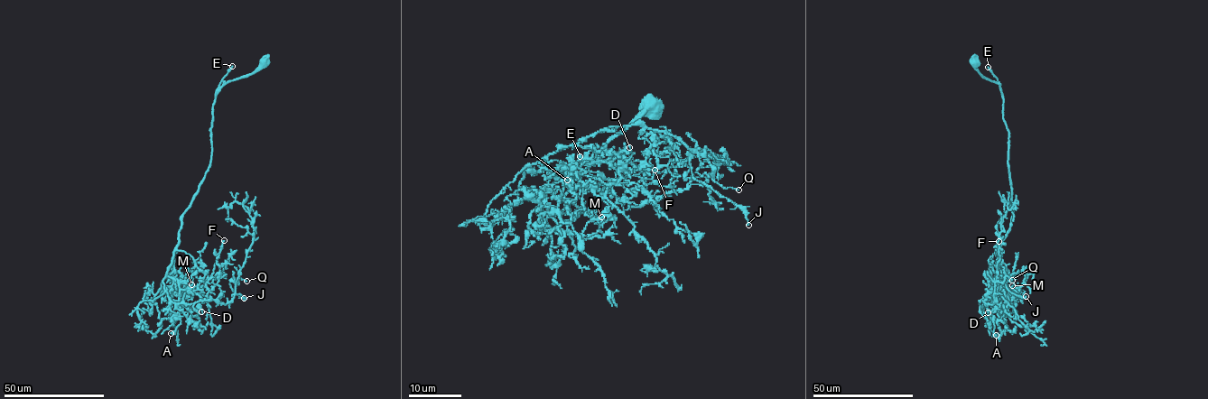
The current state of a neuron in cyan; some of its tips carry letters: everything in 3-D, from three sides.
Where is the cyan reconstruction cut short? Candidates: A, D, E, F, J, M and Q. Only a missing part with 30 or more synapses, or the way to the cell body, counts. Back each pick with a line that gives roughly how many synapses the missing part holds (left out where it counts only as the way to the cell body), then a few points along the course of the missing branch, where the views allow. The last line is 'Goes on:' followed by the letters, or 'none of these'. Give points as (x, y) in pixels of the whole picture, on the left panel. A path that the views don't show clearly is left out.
E: 45 synapses
Goes on: E

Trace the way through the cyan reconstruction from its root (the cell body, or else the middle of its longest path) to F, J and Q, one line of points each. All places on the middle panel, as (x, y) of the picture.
F: (653, 107), (559, 200), (586, 209), (544, 227), (540, 194), (581, 158), (616, 155), (643, 185), (655, 170)
J: (653, 107), (559, 200), (586, 209), (544, 227), (525, 167), (631, 125), (705, 147), (692, 176), (748, 225)
Q: (653, 107), (559, 200), (586, 209), (544, 227), (525, 167), (614, 126), (705, 147), (738, 190)

